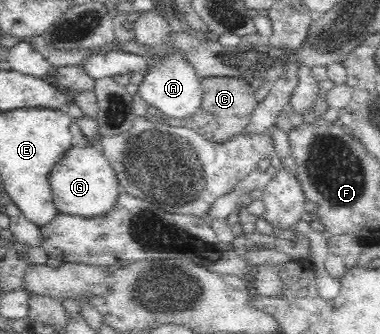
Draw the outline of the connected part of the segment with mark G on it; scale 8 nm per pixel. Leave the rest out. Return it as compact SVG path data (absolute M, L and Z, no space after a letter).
M76 144L65 152L61 161L49 172L48 179L57 210L85 218L103 216L109 212L115 206L121 191L118 176L101 149L84 144Z

